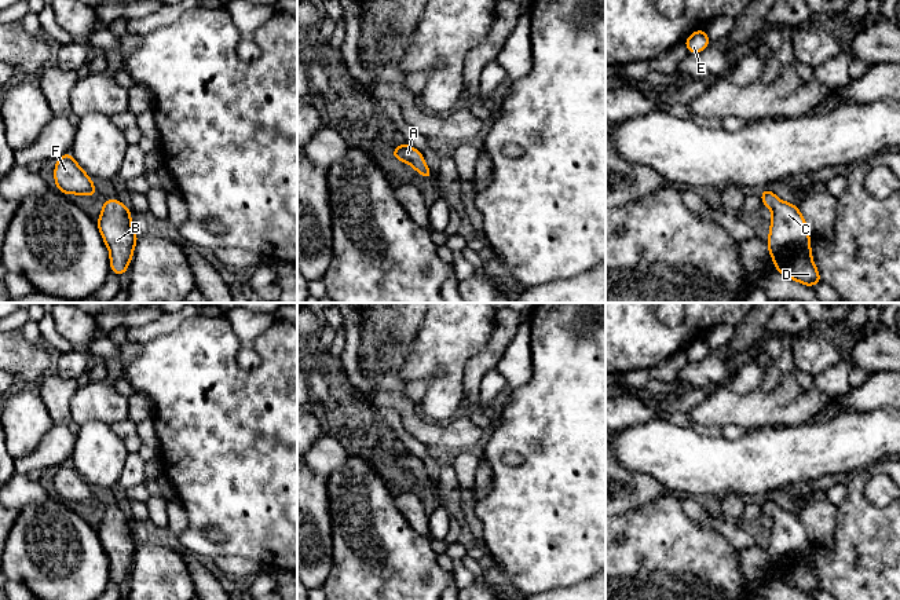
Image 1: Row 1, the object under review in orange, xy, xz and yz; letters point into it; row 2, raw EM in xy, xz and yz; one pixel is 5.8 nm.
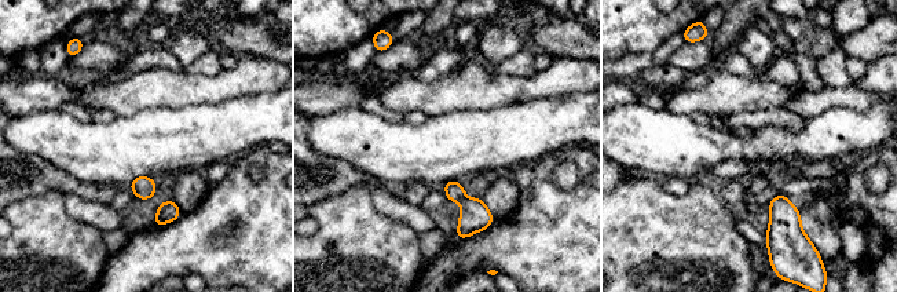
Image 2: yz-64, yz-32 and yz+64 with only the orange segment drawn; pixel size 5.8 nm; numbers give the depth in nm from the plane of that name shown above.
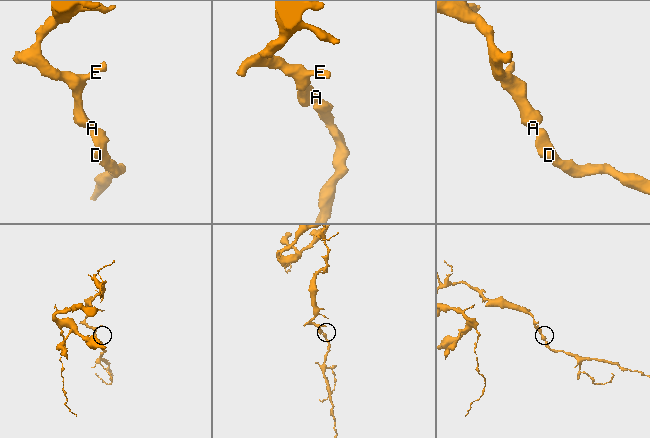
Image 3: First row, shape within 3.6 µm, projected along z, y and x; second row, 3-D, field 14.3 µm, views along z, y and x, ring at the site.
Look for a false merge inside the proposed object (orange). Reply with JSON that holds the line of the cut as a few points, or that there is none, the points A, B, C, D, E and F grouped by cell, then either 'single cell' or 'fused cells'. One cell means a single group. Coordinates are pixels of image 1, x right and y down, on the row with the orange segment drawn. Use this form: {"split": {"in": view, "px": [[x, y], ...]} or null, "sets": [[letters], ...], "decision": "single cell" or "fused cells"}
{"split": null, "sets": [["A", "B", "C", "D", "E", "F"]], "decision": "single cell"}

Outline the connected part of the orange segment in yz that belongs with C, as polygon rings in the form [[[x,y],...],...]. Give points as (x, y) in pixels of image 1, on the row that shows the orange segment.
[[[769,187],[760,193],[762,206],[773,212],[767,245],[776,270],[809,288],[823,282],[812,261],[811,234],[798,206],[780,201]]]

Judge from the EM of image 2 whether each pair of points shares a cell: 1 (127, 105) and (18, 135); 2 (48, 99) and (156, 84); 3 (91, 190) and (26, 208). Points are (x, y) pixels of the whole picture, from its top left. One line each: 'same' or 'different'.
1: different
2: different
3: different

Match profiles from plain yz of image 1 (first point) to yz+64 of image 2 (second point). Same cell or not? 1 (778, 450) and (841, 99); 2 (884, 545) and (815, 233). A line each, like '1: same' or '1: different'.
1: different
2: different

